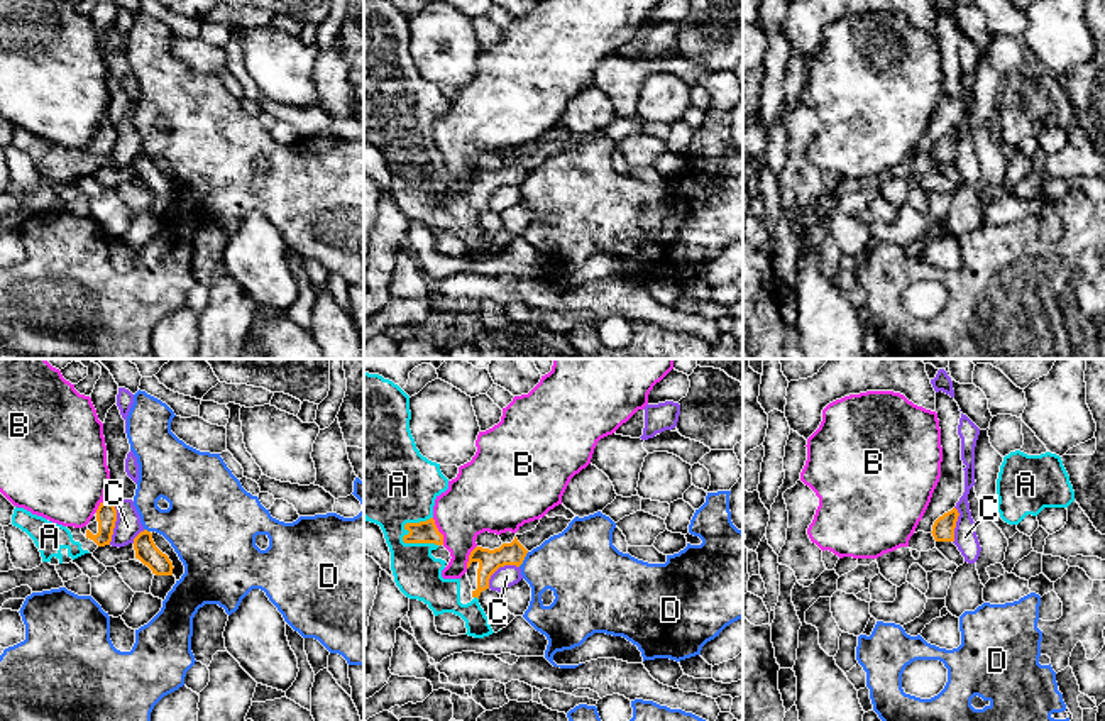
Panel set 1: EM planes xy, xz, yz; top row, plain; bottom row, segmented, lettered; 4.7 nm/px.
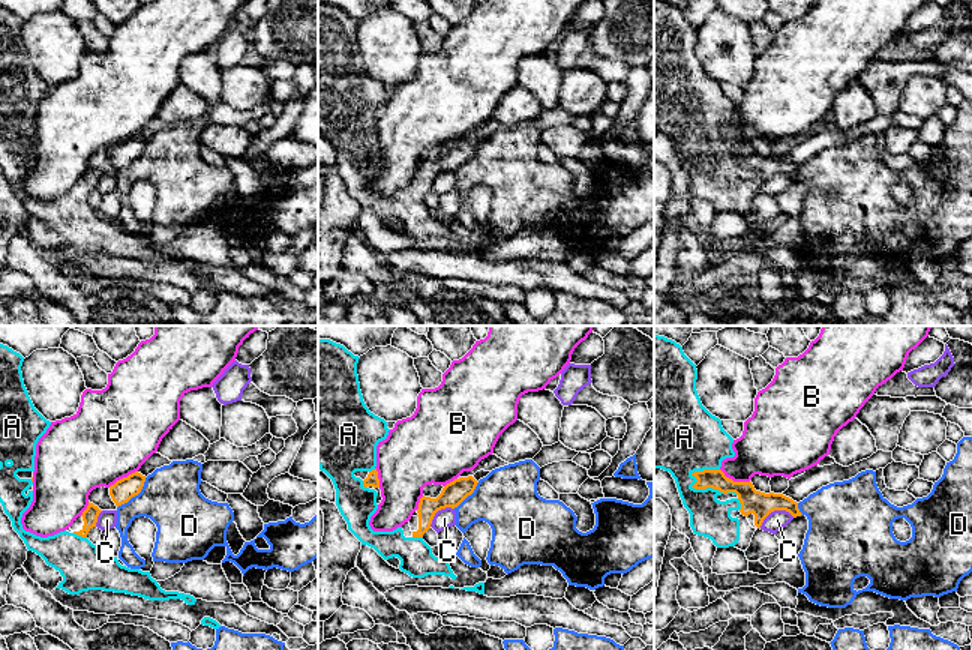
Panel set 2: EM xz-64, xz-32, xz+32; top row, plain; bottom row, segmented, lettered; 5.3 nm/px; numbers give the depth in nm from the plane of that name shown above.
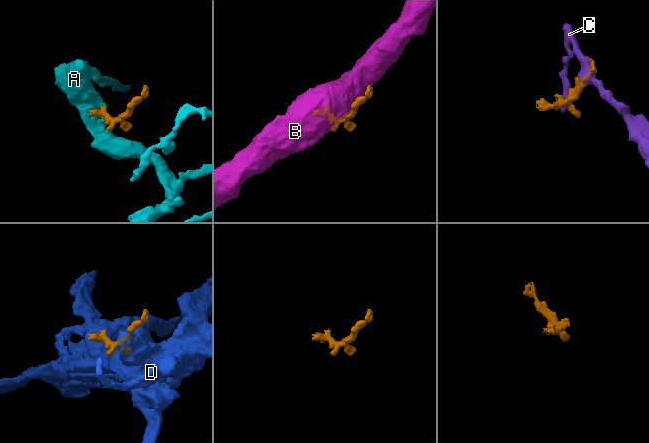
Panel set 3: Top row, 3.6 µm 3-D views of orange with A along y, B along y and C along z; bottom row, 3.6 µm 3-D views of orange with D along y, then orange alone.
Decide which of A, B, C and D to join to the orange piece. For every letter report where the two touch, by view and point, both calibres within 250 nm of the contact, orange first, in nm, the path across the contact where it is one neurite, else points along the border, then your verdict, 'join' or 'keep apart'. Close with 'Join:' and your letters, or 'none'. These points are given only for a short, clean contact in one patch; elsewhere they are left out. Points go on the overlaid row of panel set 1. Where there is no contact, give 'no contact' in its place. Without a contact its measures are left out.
A: contact xz (413, 542); calibres 110 and 320 nm; join
B: contact xz (439, 532); calibres 110 and 300 nm; keep apart
C: contact xz (498, 567); calibres 110 and 100 nm; keep apart
D: contact xz (523, 559); calibres 110 and 340 nm; keep apart
Join: A

